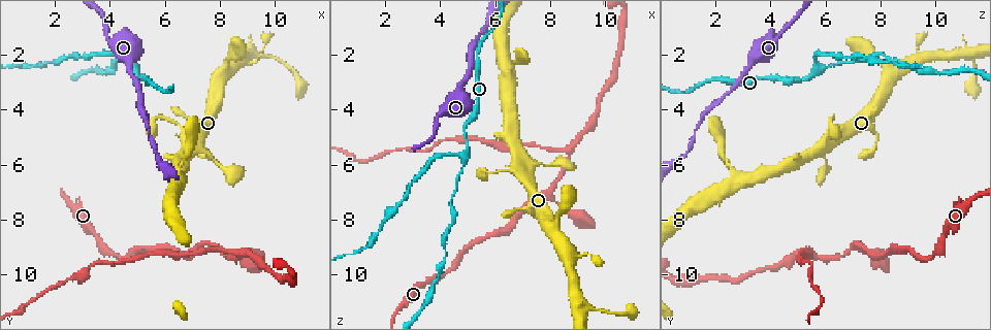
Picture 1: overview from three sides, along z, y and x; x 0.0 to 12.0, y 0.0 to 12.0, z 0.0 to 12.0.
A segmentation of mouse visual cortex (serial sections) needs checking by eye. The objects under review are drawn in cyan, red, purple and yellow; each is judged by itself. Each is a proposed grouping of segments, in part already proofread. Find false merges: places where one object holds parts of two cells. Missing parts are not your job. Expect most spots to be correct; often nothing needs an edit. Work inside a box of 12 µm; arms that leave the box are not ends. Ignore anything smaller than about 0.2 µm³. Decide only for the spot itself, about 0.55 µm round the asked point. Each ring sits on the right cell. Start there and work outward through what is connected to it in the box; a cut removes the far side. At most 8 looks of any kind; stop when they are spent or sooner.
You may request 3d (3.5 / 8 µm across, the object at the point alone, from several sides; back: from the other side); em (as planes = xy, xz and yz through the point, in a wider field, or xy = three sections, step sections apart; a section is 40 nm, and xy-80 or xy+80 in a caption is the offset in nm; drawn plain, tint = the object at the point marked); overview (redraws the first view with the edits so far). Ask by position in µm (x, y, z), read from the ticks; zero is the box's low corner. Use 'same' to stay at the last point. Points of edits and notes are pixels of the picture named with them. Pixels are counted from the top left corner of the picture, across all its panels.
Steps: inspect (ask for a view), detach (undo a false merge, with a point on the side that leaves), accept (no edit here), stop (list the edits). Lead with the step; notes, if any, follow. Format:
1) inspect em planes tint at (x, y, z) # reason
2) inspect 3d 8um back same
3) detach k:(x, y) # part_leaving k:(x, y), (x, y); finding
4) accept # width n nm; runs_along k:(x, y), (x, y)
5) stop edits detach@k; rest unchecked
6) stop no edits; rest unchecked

inspect 3d 3.5um at (5.4, 4.8, 1.2)

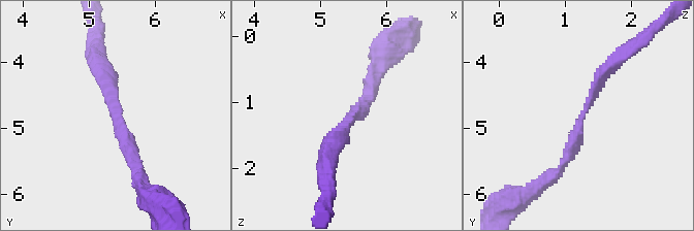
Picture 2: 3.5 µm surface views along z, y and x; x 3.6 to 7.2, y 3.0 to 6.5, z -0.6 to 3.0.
inspect em xy step 2 tint at (5.40, 4.75, 1.30) # arm_widths 200, 250 nm; shape alone is not enough

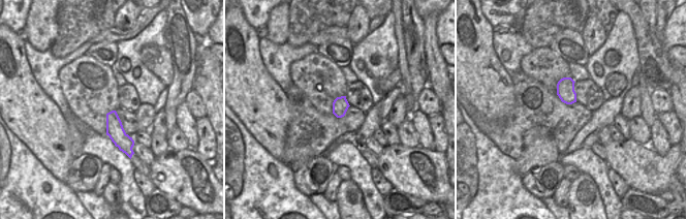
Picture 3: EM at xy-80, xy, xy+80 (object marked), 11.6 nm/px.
accept # runs_along 2:(619, 57), (600, 75), (558, 170); all the same cell

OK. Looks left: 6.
inspect 3d 3.5um back at (4.8, 2.5, 5.6) # a fork

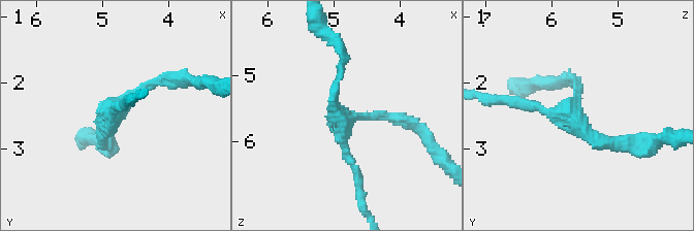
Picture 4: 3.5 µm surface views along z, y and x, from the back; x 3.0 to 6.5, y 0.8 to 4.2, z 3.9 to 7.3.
inspect em planes tint at (4.85, 2.55, 5.70)

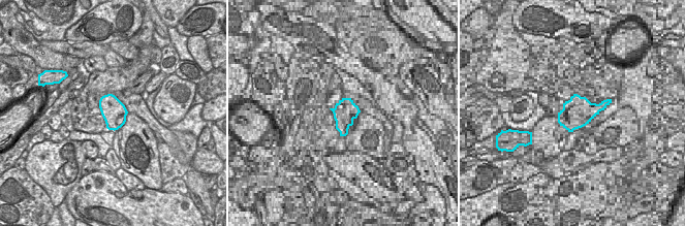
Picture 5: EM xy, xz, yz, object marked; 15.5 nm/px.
accept # runs_along 4:(627, 141), (510, 100); all the same cell

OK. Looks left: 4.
inspect 3d 3.5um back at (8.6, 9.2, 5.4) # three arms meet

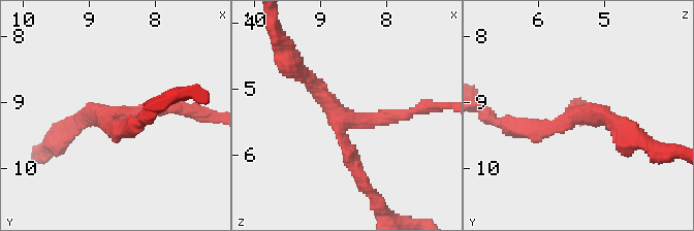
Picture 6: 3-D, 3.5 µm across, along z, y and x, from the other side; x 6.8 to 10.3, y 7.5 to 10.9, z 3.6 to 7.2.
inspect em xy step 1 plain at (8.60, 9.20, 5.45) # arms 3; arm_widths 200, 200, 250 nm

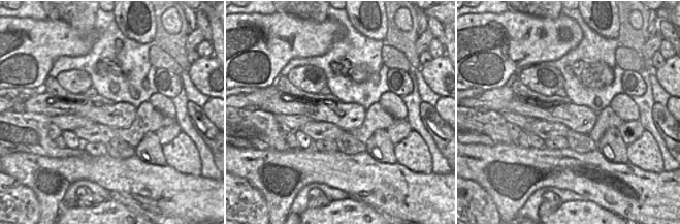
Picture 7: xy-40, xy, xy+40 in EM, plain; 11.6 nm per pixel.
inspect em xy step 1 tint same # with the object marked

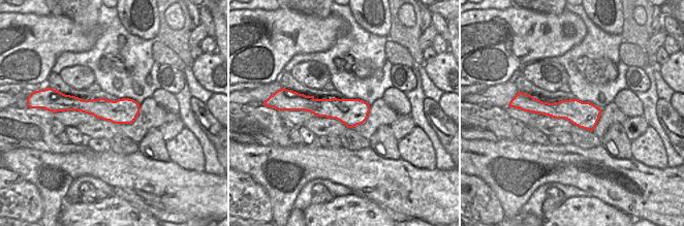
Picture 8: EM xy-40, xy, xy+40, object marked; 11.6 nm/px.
accept # runs_along 8:(68, 105), (136, 109); continuous, no second cell

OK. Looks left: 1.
stop no edits; rest unchecked

